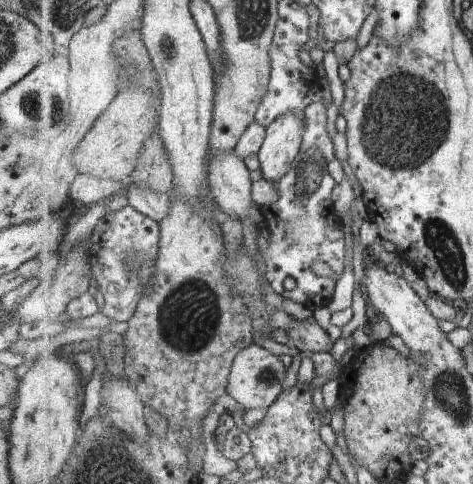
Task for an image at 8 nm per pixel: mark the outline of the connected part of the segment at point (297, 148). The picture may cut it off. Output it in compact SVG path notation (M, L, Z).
M291 111L266 127L266 139L258 158L267 181L278 183L289 174L302 149L306 120L304 113Z

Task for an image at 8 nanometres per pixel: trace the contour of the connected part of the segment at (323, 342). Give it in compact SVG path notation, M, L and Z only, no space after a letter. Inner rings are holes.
M292 317L290 321L291 328L285 329L289 335L290 342L299 350L310 353L331 352L333 342L329 334L319 324L307 320L296 322Z

